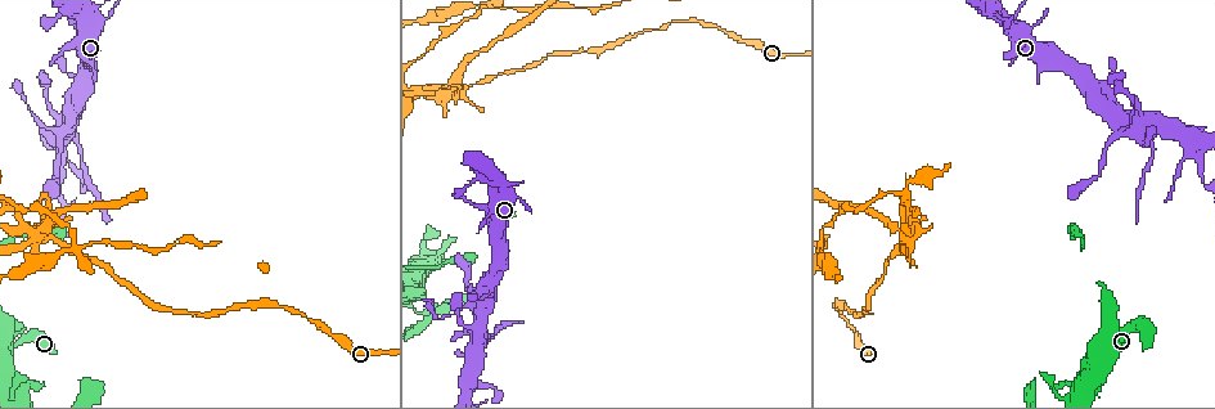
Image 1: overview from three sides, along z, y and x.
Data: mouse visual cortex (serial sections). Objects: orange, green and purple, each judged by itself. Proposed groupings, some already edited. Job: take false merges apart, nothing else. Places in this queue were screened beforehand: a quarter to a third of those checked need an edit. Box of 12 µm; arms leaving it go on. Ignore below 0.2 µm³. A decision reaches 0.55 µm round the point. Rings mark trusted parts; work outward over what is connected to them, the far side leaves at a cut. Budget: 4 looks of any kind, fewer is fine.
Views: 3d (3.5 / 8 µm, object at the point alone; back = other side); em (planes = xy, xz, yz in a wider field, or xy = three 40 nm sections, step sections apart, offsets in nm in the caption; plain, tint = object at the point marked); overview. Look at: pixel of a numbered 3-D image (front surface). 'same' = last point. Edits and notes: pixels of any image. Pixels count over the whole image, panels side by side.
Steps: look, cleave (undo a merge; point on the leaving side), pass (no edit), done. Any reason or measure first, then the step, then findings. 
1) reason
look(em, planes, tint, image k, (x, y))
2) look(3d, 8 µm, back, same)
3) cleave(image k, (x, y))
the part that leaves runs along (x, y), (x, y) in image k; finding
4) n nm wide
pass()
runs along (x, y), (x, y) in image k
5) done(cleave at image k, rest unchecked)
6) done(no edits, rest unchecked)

calibre changes
look(3d, 3.5 µm, image 1, (10, 337))

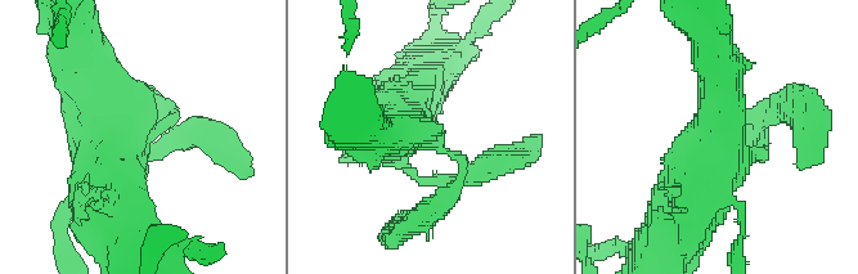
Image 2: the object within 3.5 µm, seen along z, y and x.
need the tissue
look(em, xy, step 2, tint, image 2, (145, 130))

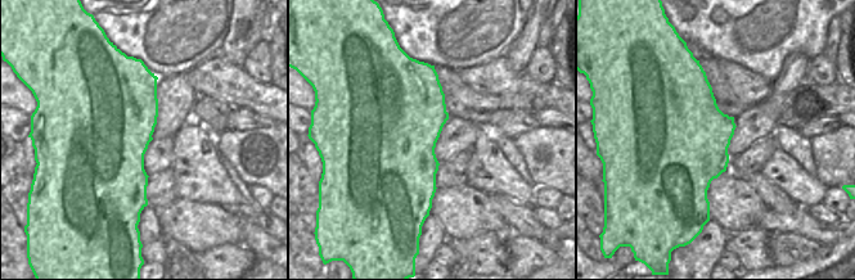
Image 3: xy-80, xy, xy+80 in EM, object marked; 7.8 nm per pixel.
pass()
one cell here

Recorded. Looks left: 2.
calibre changes
look(3d, 8 µm, image 1, (912, 237))

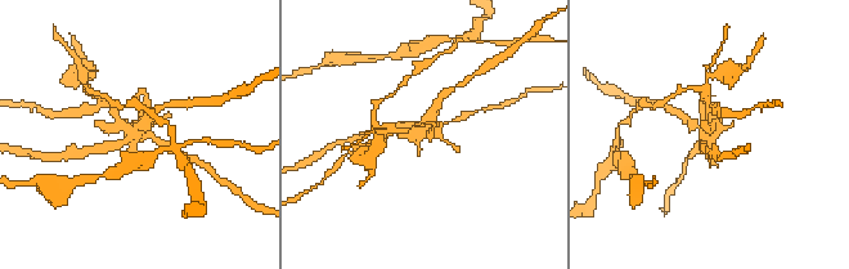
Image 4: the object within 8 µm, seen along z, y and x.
look(em, xy, step 5, tint, image 4, (422, 131))

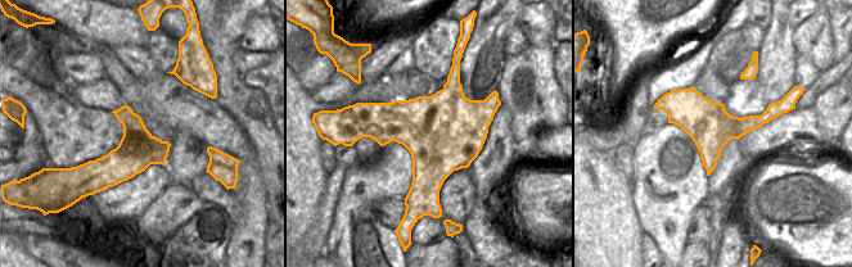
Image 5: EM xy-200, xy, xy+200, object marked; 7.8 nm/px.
cleave(image 4, (109, 129))
the part that leaves runs along (146, 133), (126, 128), (102, 99) in image 4; a second cell is stuck on

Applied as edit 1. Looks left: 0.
done(cleave at image 4, rest unchecked)

